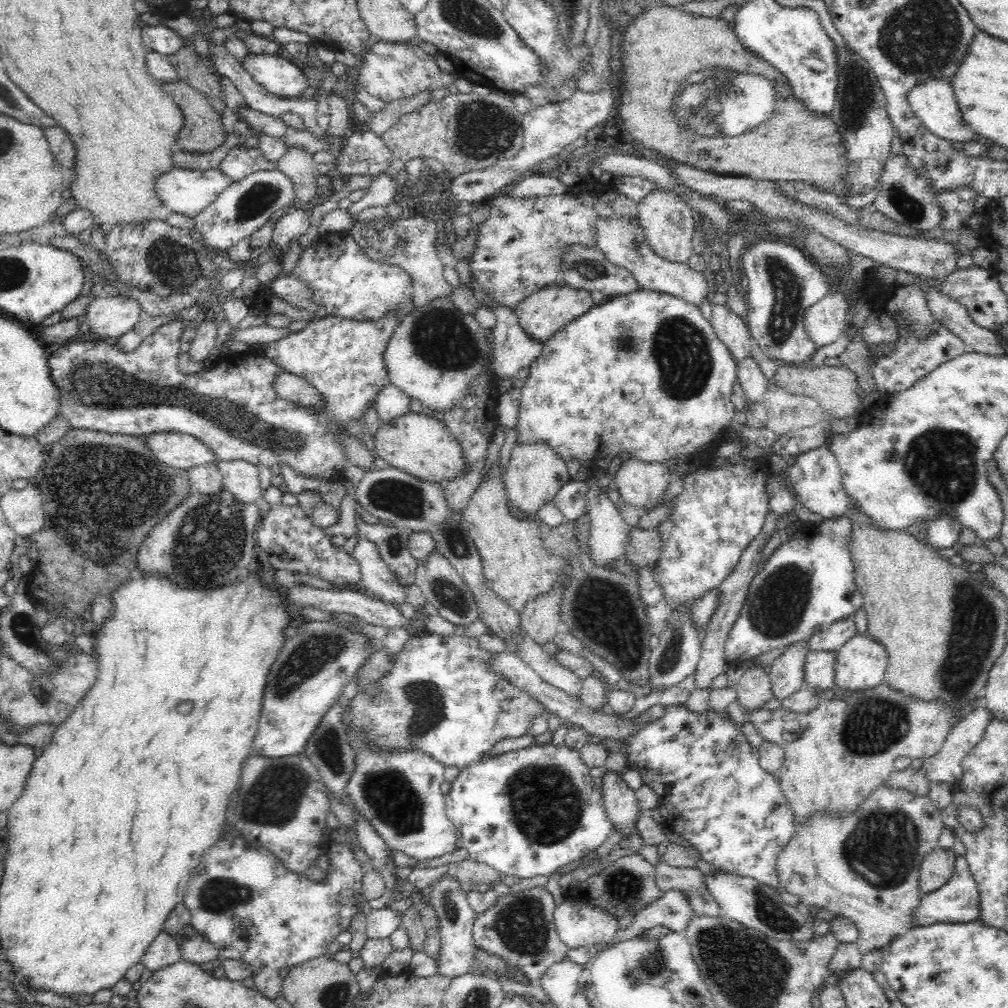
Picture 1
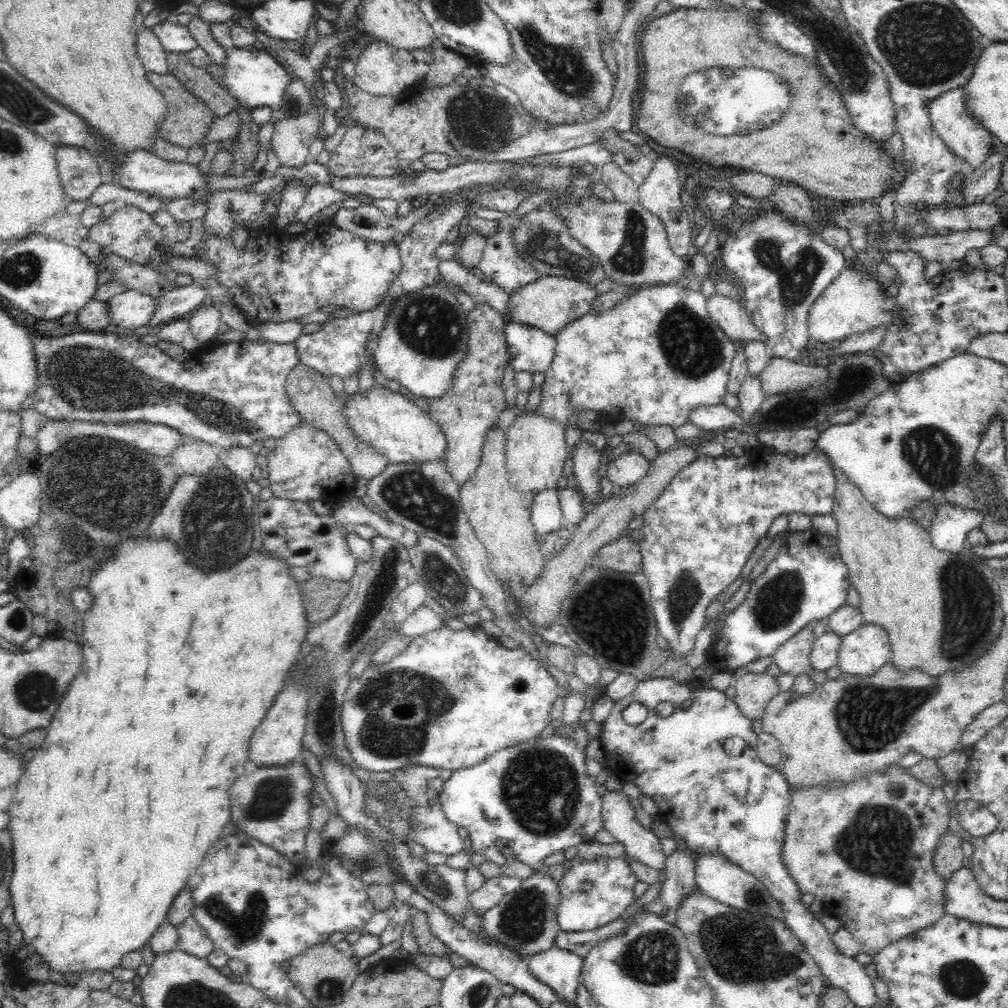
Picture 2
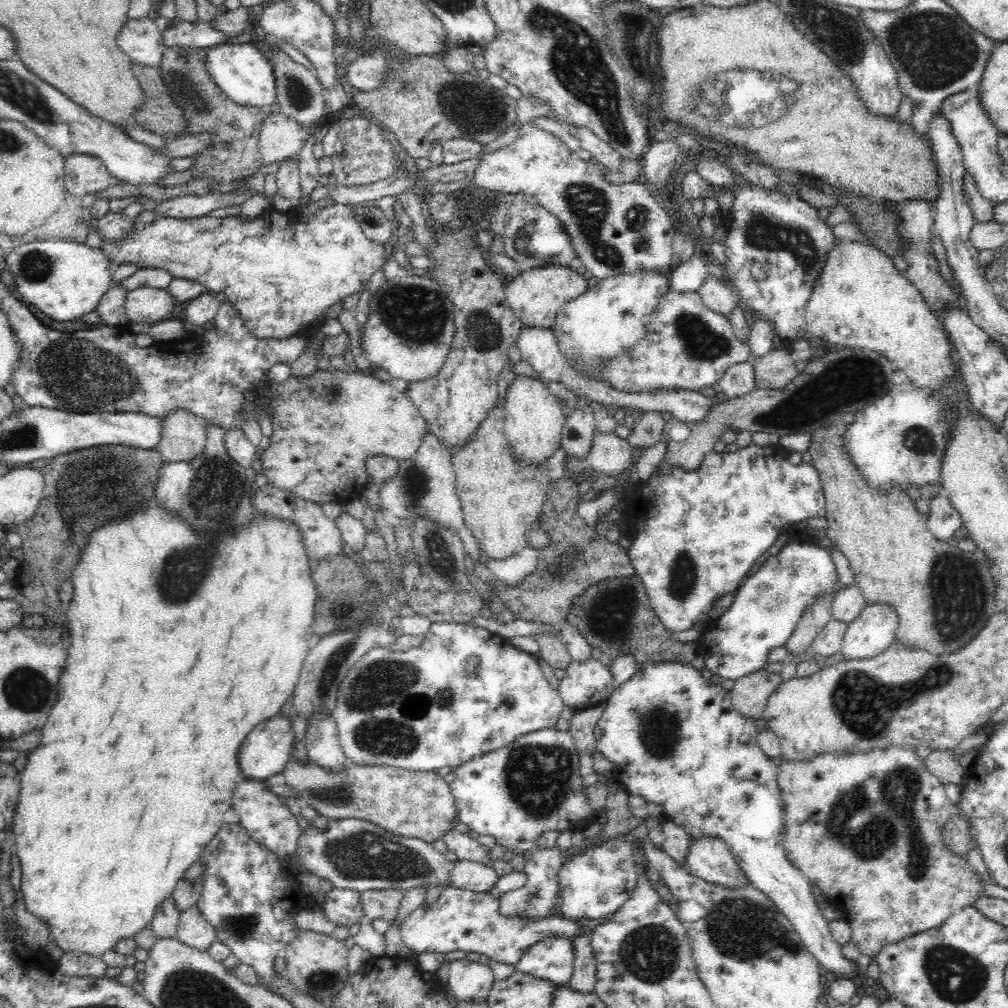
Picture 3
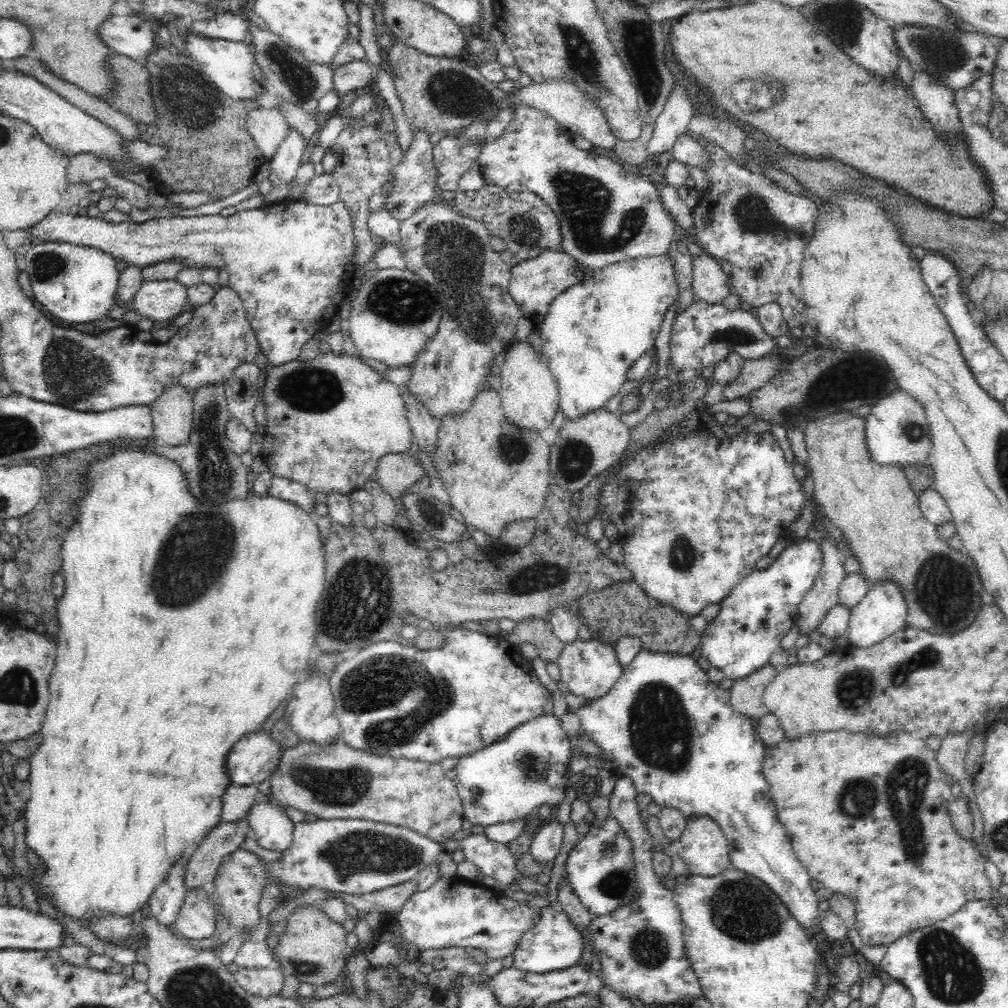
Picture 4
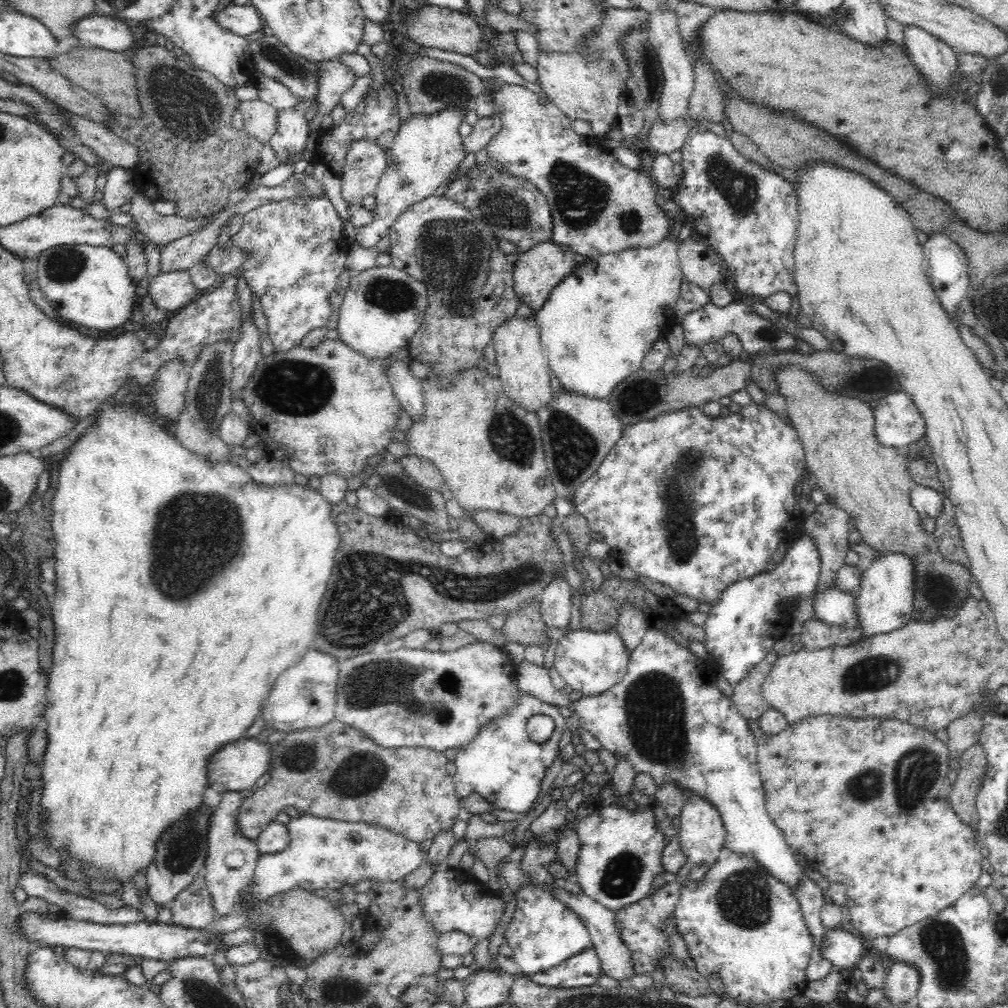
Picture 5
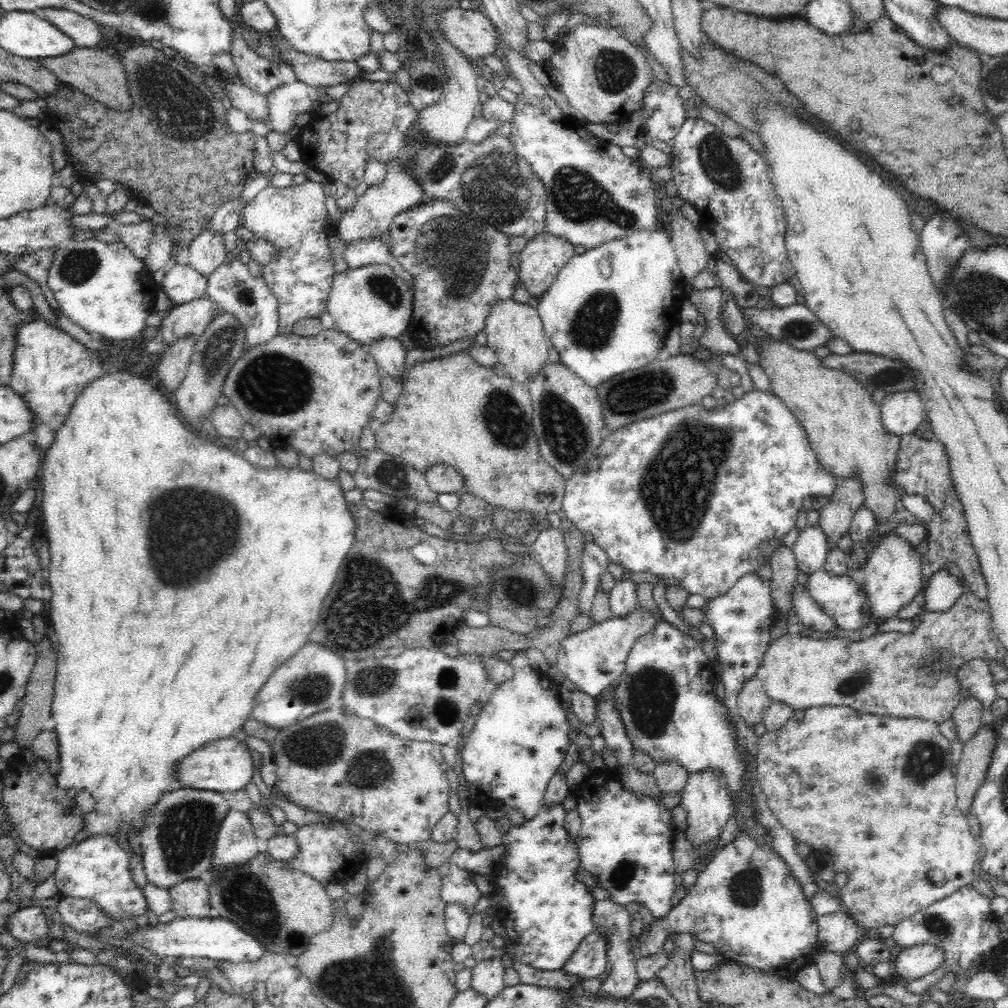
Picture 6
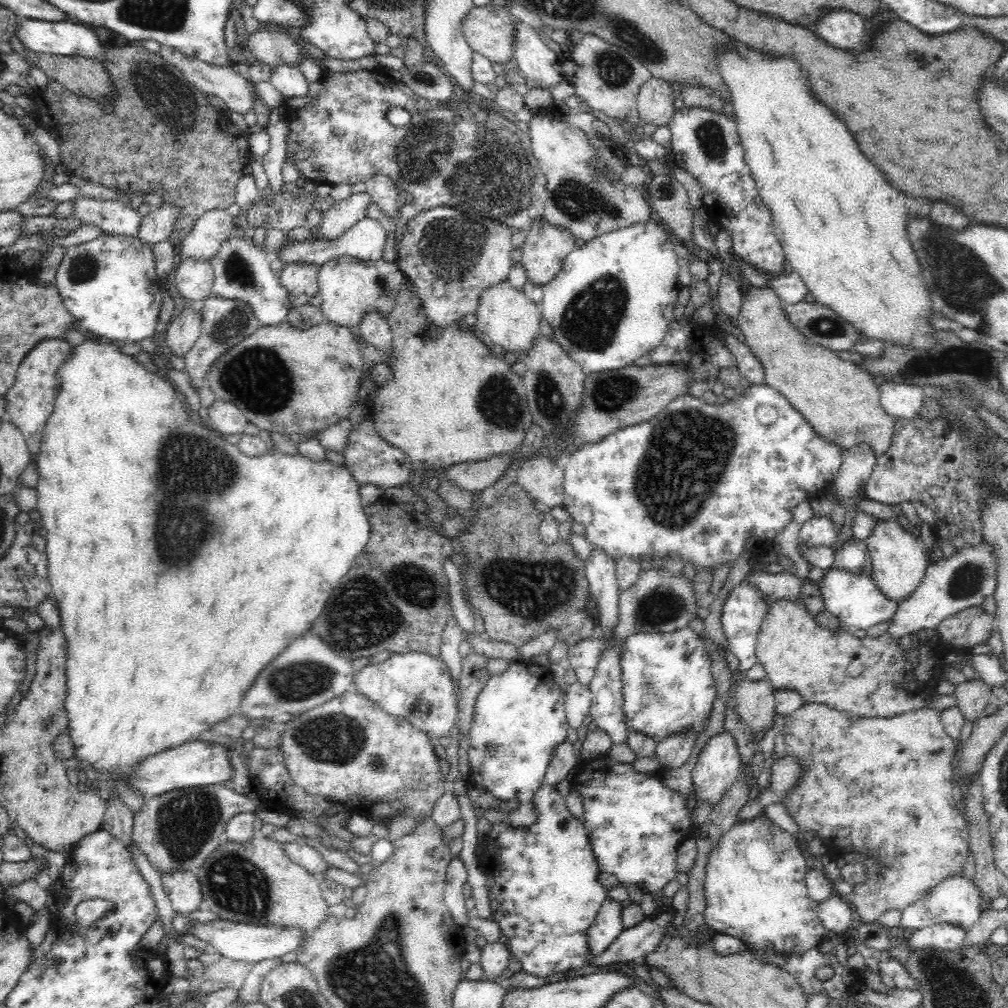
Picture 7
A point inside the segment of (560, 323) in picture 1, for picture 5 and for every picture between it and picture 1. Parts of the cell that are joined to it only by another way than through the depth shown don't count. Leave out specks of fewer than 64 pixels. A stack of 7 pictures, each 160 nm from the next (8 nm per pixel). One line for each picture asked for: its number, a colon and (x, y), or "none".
2: (551, 302)
3: (536, 296)
4: (534, 284)
5: (536, 273)

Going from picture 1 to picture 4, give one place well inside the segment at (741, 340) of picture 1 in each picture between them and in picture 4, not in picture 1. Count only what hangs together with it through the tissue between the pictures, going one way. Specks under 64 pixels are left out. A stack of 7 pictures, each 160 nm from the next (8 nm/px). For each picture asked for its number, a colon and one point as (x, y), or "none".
2: (732, 317)
3: (718, 296)
4: (710, 284)

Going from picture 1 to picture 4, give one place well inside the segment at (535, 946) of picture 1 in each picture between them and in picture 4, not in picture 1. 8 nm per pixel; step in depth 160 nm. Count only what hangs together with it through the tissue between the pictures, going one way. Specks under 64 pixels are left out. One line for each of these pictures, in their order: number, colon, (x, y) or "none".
2: (525, 921)
3: (536, 900)
4: (546, 843)

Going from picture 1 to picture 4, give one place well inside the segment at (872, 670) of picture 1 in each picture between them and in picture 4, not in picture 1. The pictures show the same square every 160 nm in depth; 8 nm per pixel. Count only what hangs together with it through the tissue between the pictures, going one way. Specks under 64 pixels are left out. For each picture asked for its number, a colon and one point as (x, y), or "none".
2: (866, 650)
3: (874, 630)
4: (882, 611)

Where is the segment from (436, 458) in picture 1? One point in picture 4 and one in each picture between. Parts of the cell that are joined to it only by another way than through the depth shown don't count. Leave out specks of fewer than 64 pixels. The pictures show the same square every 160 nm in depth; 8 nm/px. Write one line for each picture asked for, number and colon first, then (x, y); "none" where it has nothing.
2: (387, 419)
3: (326, 426)
4: (330, 420)

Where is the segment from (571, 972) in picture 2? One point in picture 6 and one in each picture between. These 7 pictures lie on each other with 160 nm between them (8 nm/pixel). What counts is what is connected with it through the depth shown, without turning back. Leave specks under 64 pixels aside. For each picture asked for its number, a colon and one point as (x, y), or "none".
3: (552, 960)
4: (554, 945)
5: (543, 932)
6: (546, 914)

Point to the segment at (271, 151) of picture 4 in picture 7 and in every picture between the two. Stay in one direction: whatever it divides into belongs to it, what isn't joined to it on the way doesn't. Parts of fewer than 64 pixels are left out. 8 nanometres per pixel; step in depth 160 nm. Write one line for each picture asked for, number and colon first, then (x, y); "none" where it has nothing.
5: (259, 120)
6: (255, 105)
7: (238, 94)

